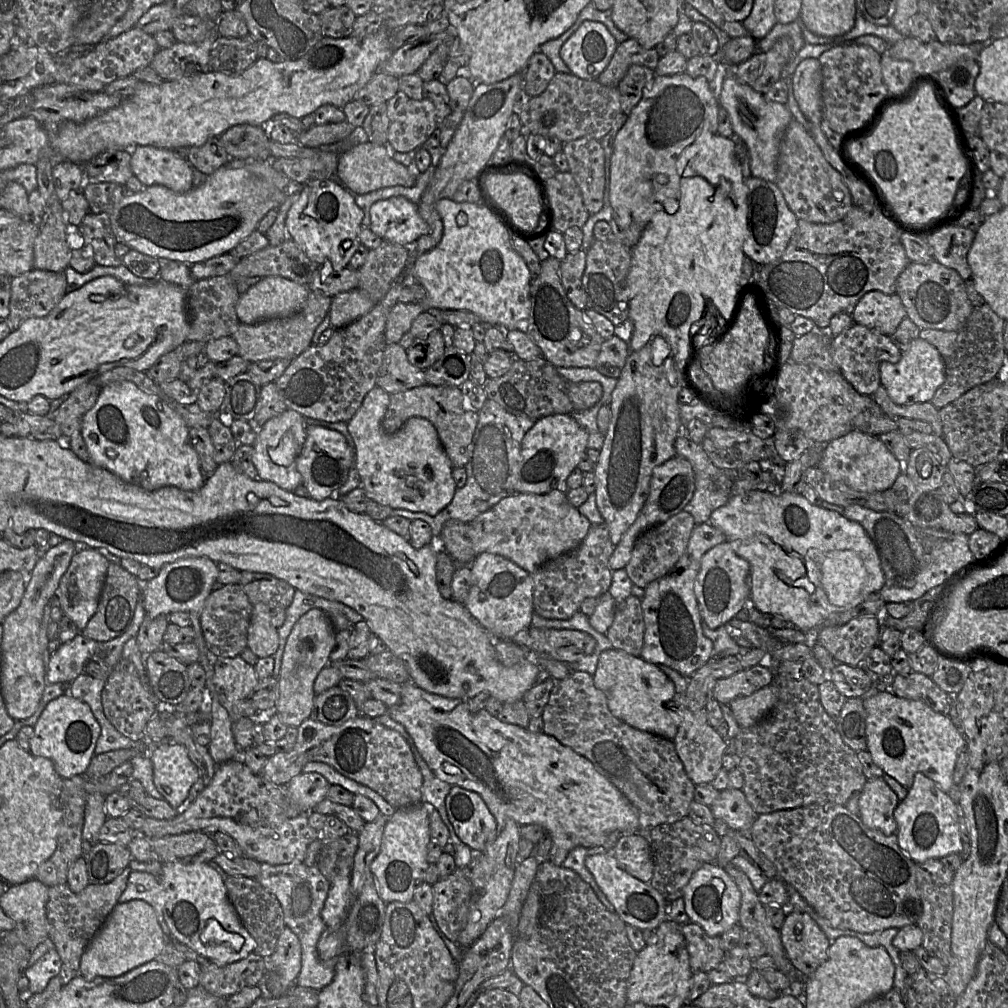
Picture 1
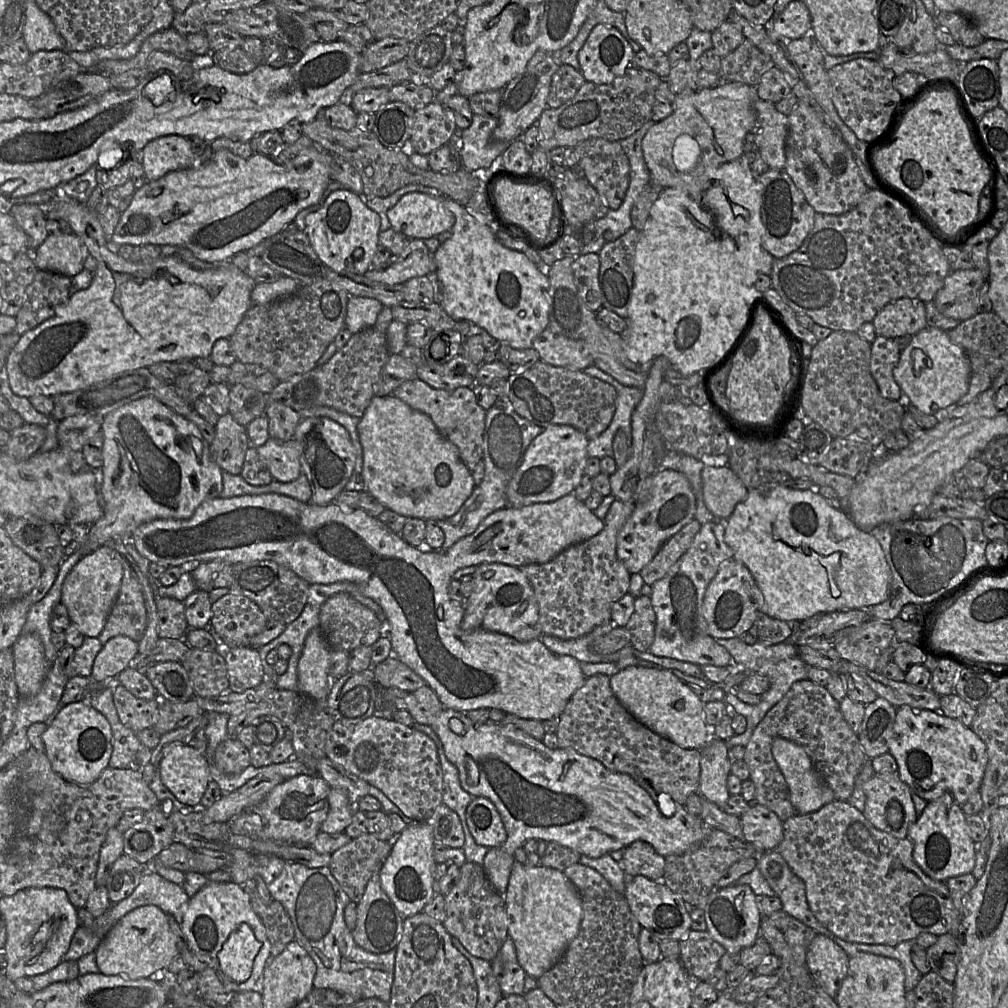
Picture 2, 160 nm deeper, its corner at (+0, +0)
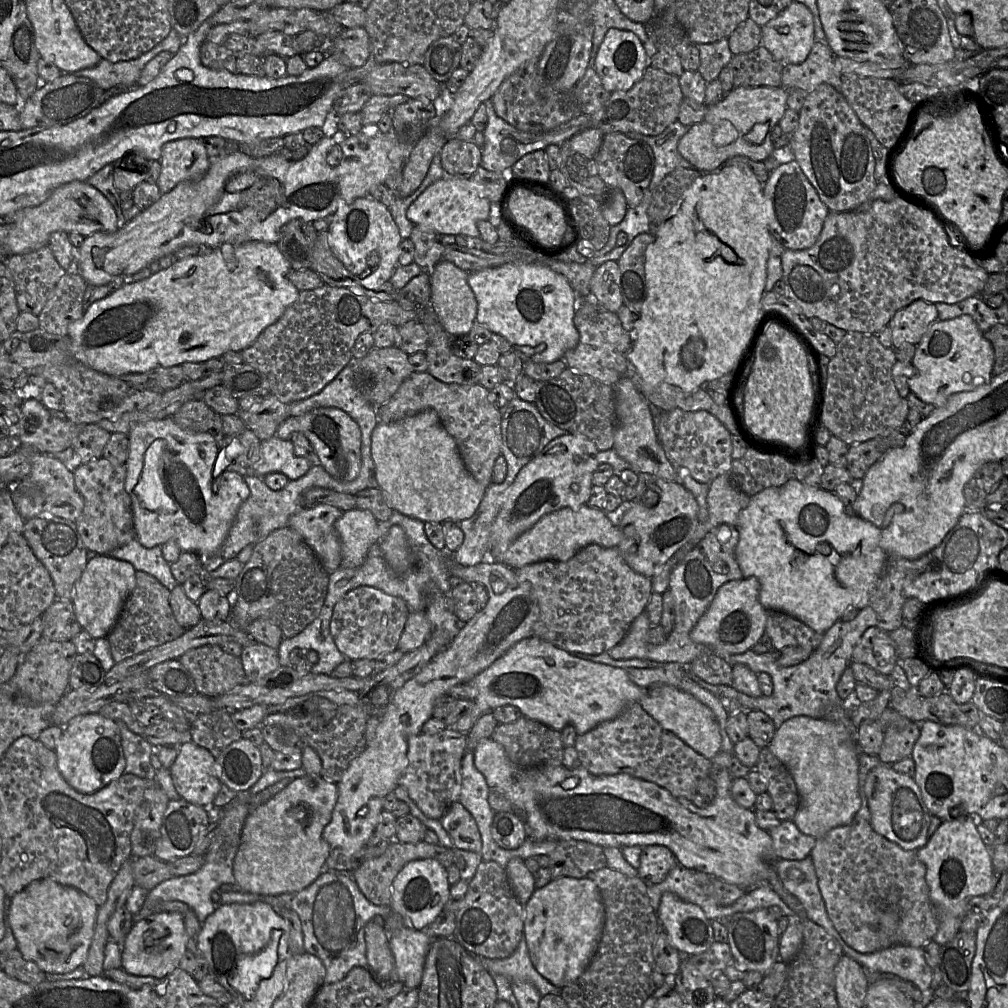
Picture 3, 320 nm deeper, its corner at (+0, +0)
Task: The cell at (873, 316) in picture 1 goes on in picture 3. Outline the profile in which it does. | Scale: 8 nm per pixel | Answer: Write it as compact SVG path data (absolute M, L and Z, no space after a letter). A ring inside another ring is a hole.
M915 300L898 310L890 320L893 349L902 344L917 345L931 324L938 320L938 311L934 303Z

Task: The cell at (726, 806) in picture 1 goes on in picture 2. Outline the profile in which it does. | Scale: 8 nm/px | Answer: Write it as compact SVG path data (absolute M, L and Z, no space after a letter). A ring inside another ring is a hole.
M751 803L750 808L740 817L745 840L760 851L773 851L783 839L783 821L771 810L759 803Z

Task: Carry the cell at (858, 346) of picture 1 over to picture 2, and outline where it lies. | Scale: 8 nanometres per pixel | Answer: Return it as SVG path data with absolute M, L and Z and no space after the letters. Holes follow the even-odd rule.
M877 336L871 343L870 372L884 398L902 402L903 392L893 377L900 351L892 338Z

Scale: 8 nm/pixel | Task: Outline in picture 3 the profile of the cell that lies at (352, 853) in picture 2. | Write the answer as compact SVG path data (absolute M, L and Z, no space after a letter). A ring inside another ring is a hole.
M388 842L386 851L380 856L370 858L350 873L365 897L376 906L391 906L392 884L403 867L413 860L436 859L443 867L448 868L454 862L451 848L426 842L401 843Z

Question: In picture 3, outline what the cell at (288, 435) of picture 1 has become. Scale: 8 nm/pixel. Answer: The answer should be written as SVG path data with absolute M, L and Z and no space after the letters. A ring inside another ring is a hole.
M274 435L262 441L255 471L258 477L279 472L285 474L289 480L296 480L304 476L311 466L305 457L296 455L290 440L283 440Z

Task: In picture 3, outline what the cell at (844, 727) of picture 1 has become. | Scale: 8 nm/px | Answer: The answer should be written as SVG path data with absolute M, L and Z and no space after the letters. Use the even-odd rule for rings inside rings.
M901 717L884 729L884 740L878 758L884 764L893 764L910 757L920 736L920 723Z

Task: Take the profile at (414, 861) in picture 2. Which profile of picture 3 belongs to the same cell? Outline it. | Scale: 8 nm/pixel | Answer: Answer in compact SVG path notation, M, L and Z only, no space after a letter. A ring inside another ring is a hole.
M436 859L410 861L393 881L391 908L407 920L408 926L425 930L443 911L450 896L450 887L447 869Z

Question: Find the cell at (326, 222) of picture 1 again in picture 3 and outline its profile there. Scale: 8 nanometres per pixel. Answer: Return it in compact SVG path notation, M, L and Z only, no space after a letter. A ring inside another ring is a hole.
M367 195L327 217L330 217L327 230L329 246L347 270L360 278L359 284L375 290L389 281L399 266L400 244L403 240L389 207Z

